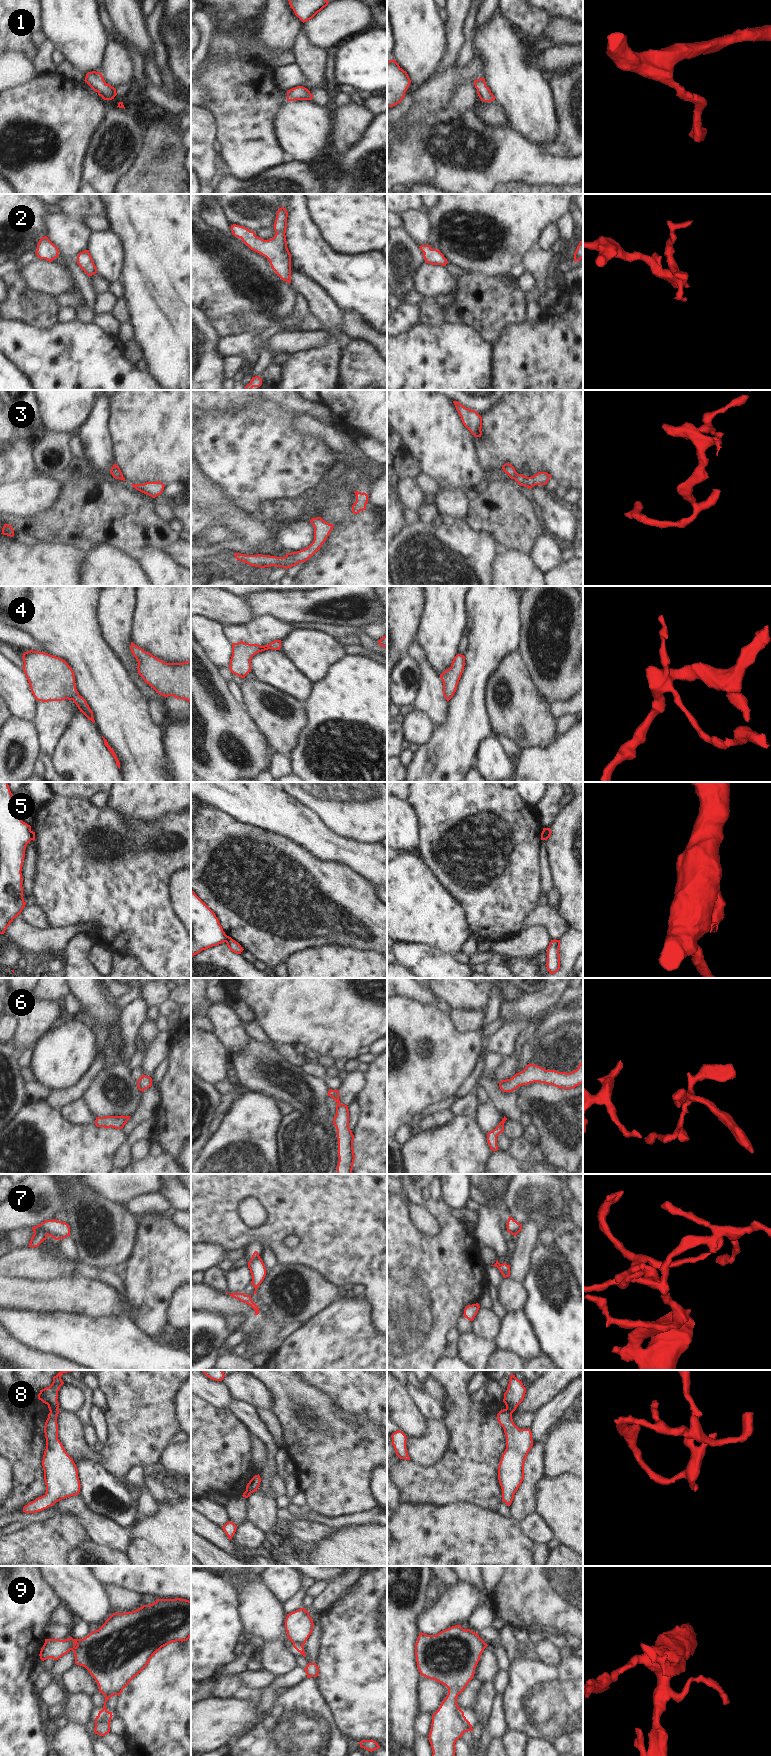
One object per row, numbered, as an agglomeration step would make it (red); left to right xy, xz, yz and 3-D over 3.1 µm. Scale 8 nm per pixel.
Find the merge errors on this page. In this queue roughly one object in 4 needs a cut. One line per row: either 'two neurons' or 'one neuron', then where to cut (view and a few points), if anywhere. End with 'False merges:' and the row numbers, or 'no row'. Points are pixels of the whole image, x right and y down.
1: one neuron | no cut
2: one neuron | no cut
3: one neuron | no cut
4: one neuron | no cut
5: two neurons | xz (227, 936), (224, 941)
6: one neuron | no cut
7: one neuron | no cut
8: two neurons | xy (57, 1407), (50, 1412)
9: one neuron | no cut
False merges: 5, 8

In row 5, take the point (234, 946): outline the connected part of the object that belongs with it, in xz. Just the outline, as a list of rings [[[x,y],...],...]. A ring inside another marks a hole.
[[[227,936],[227,939],[225,942],[227,943],[228,948],[236,954],[241,954],[241,952],[244,950],[238,942],[233,940],[229,936]]]

